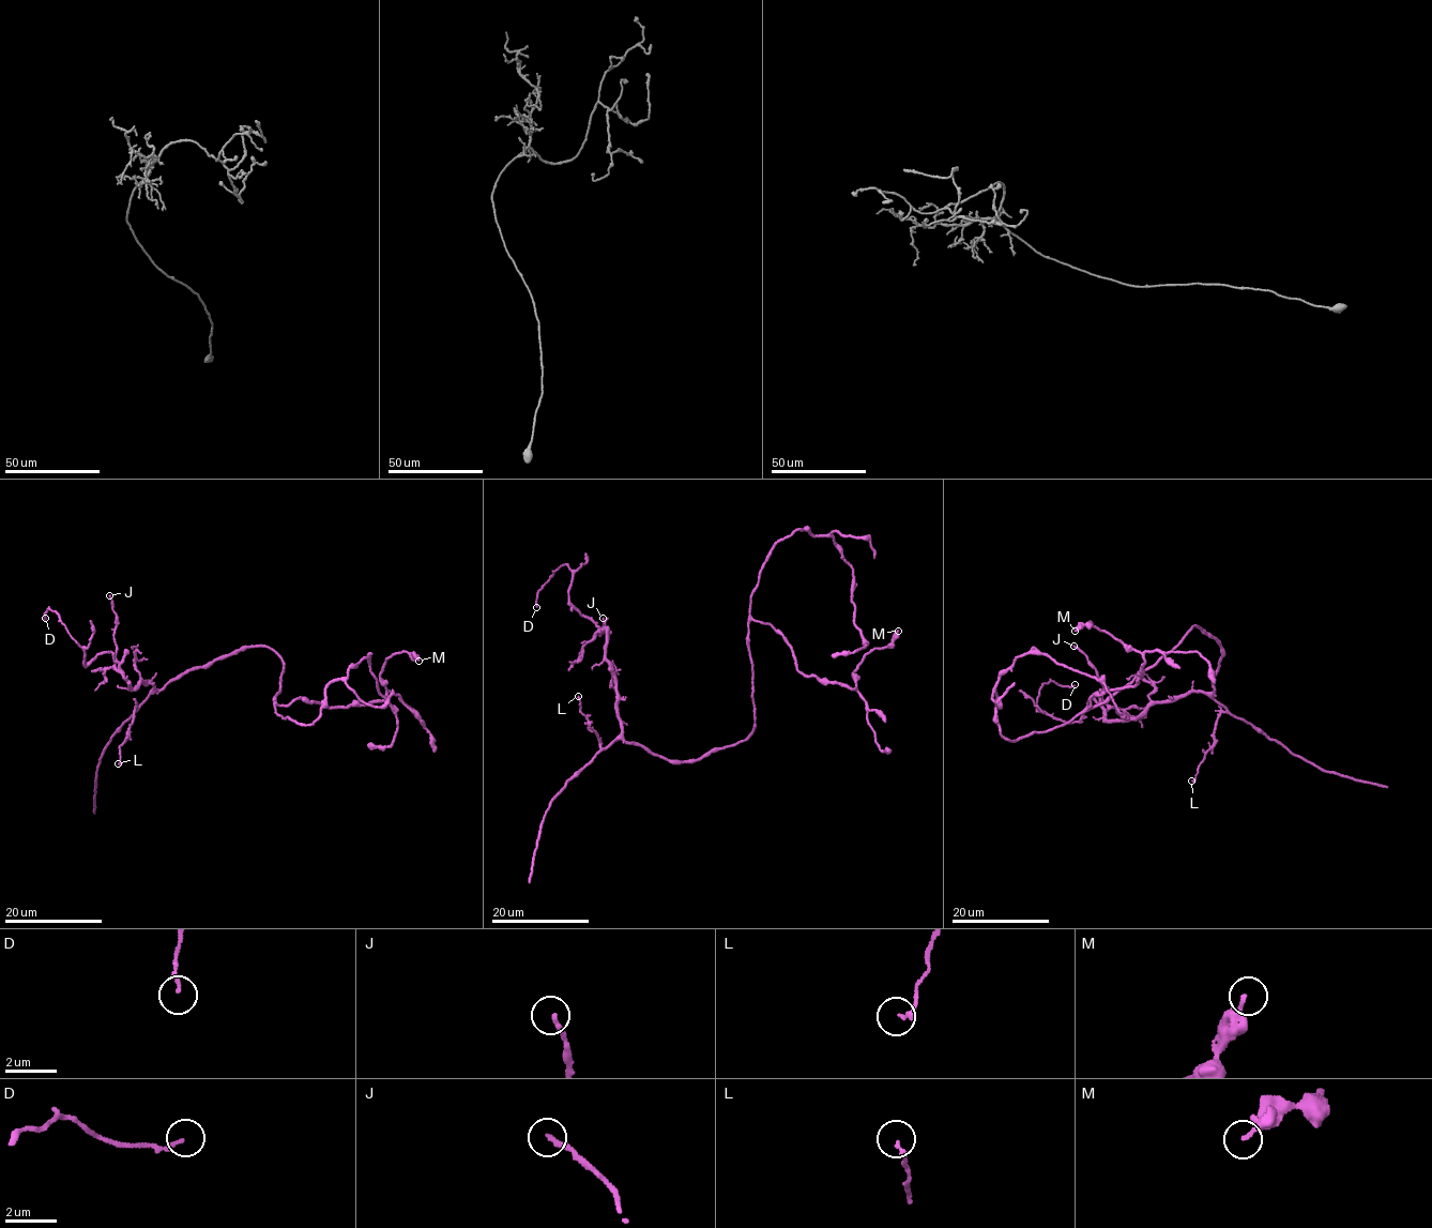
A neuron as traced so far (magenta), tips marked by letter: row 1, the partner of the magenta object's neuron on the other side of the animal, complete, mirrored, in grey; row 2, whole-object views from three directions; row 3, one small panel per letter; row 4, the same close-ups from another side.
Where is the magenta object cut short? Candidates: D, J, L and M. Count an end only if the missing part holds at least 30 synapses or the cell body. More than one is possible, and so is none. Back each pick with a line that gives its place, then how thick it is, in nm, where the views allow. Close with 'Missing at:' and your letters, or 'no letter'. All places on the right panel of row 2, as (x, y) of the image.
Missing at: no letter

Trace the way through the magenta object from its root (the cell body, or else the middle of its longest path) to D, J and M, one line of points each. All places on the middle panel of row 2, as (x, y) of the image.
D: (753, 719), (746, 739), (696, 759), (668, 760), (627, 742), (606, 630), (568, 601), (565, 564), (536, 607)
J: (753, 719), (746, 739), (696, 759), (668, 760), (627, 742), (606, 630), (595, 634), (603, 618)
M: (753, 719), (750, 620), (770, 624), (782, 637), (798, 671), (852, 688), (862, 658), (887, 647), (898, 631)

